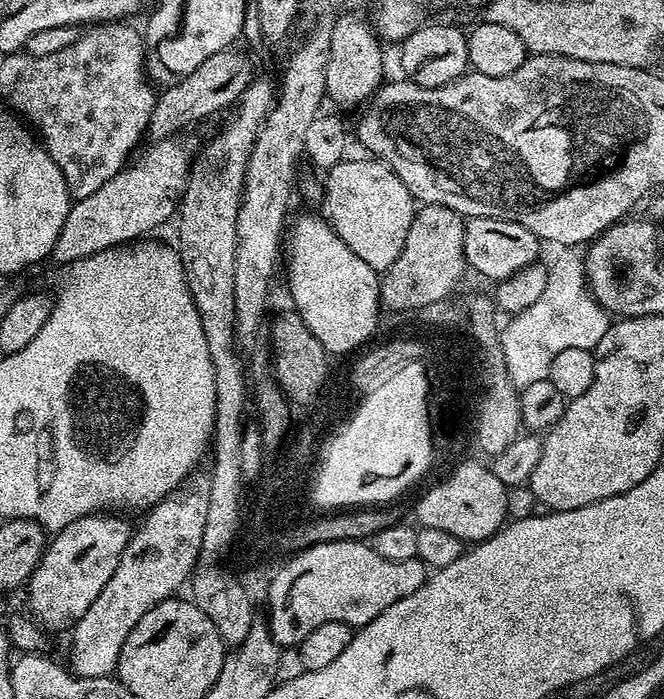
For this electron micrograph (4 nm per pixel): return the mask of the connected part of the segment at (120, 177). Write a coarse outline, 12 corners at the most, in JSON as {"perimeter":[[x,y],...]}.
{"perimeter":[[158,140],[68,209],[67,266],[177,215],[194,148]]}

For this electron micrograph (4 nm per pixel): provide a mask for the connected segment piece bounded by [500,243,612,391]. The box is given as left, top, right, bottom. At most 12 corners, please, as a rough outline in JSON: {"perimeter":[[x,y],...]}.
{"perimeter":[[588,244],[561,247],[546,287],[501,329],[517,391],[612,323],[584,276]]}

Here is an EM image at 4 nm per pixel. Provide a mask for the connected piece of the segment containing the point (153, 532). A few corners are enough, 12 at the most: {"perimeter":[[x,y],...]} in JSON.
{"perimeter":[[209,496],[147,511],[71,629],[77,676],[111,675],[129,632],[191,579]]}

